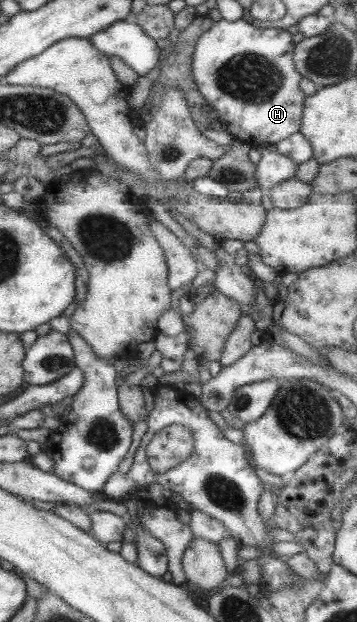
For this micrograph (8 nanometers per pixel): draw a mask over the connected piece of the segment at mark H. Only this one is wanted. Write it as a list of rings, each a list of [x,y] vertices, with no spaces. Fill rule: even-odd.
[[[220,19],[204,31],[195,43],[192,53],[192,77],[196,89],[205,101],[217,111],[218,121],[226,125],[232,139],[248,142],[253,146],[274,145],[288,135],[299,131],[305,95],[298,88],[302,78],[292,64],[292,35],[276,28],[258,28],[242,19]]]

